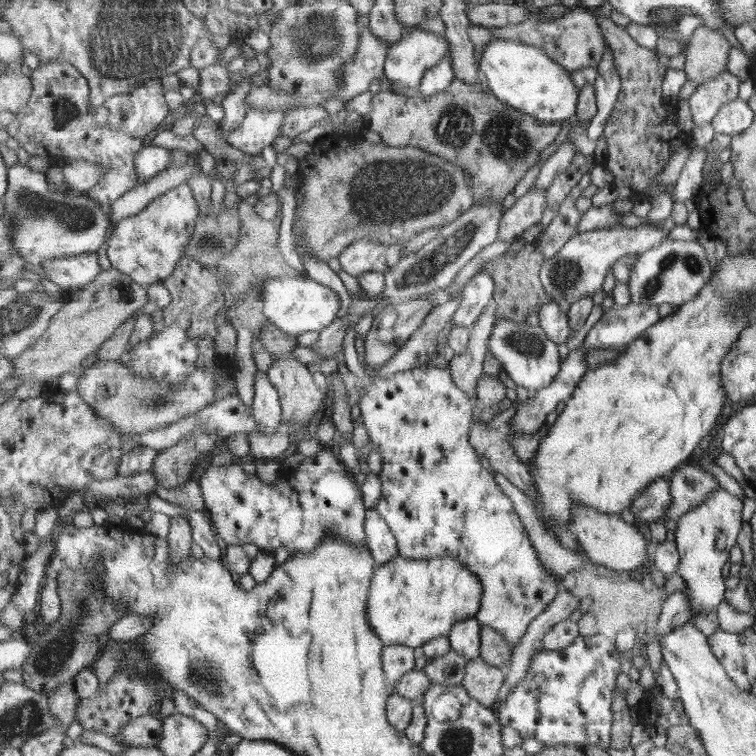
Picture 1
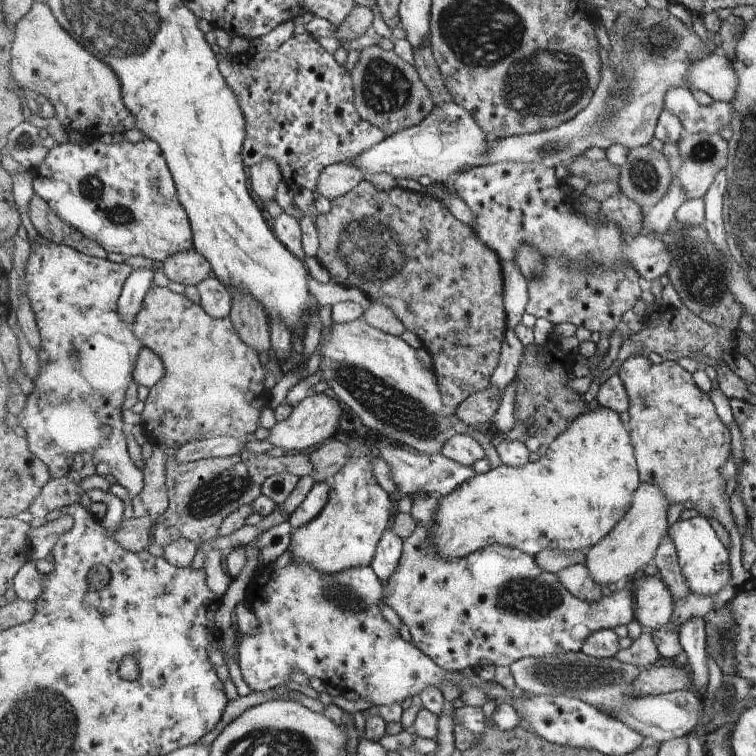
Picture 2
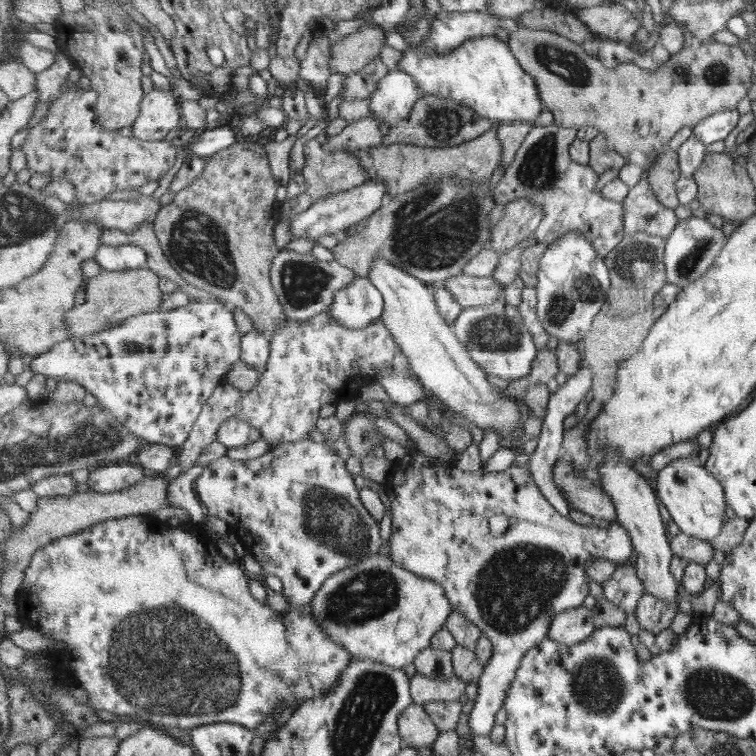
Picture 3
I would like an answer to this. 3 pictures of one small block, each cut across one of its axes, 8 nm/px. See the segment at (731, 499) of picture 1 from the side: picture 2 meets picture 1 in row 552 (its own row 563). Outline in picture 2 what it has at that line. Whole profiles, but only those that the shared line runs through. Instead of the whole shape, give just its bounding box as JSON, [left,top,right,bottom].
[669,514,731,596]

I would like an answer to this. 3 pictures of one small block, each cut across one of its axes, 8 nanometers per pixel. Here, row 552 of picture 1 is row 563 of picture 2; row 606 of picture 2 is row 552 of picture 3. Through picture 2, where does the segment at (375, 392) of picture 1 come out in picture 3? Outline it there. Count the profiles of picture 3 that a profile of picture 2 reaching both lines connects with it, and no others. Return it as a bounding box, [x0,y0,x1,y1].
[388,448,634,735]

